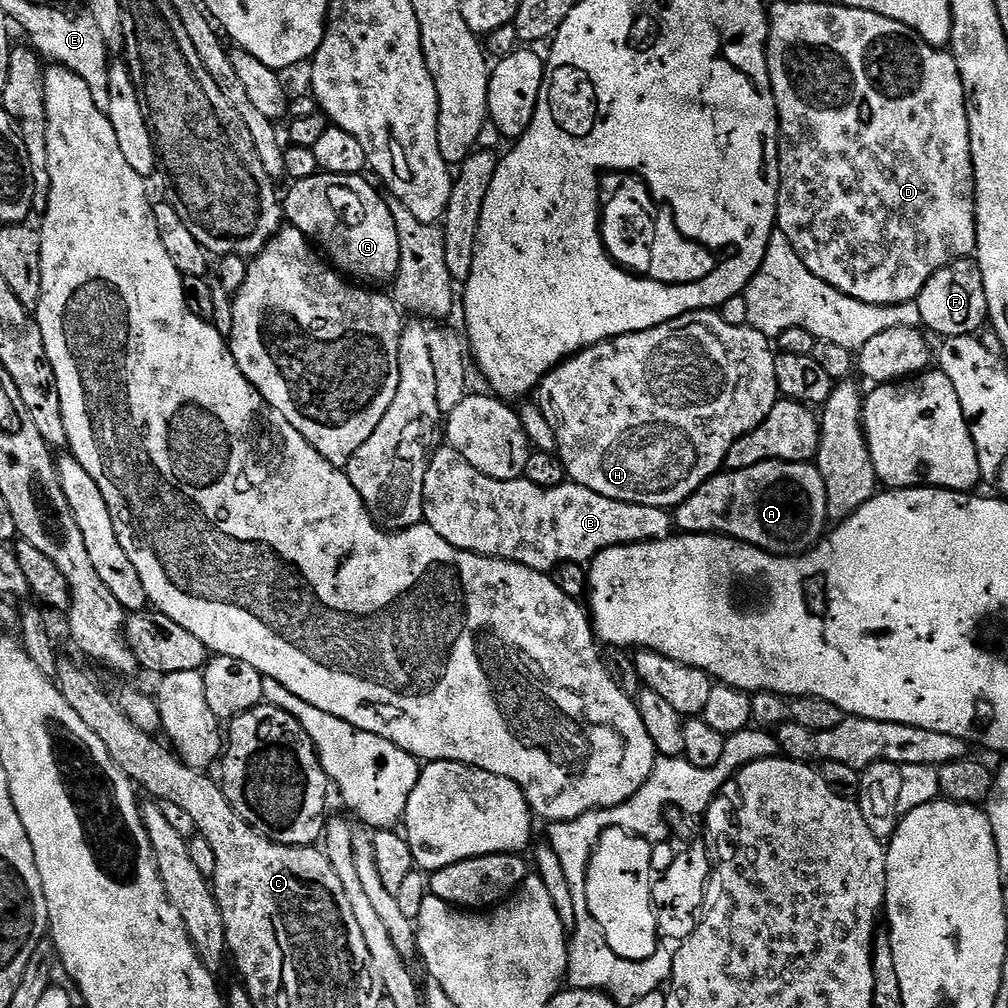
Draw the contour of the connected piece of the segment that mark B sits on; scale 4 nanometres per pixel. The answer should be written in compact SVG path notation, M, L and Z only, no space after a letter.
M441 446L431 453L424 479L424 523L442 534L450 546L458 550L489 556L526 566L532 572L551 573L559 564L587 565L602 550L619 544L641 544L651 540L664 540L673 535L674 516L669 509L642 506L634 502L618 502L602 498L586 486L565 482L553 488L534 486L526 479L499 480L474 470L458 450Z

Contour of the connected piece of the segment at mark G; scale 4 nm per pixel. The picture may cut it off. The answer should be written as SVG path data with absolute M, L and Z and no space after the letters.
M320 172L310 178L295 181L291 185L292 189L282 196L284 220L291 227L302 230L304 236L319 245L323 255L345 277L360 282L392 282L396 279L400 265L394 214L390 214L387 199L383 195L380 197L381 189L371 179L364 179L363 175L339 176Z

